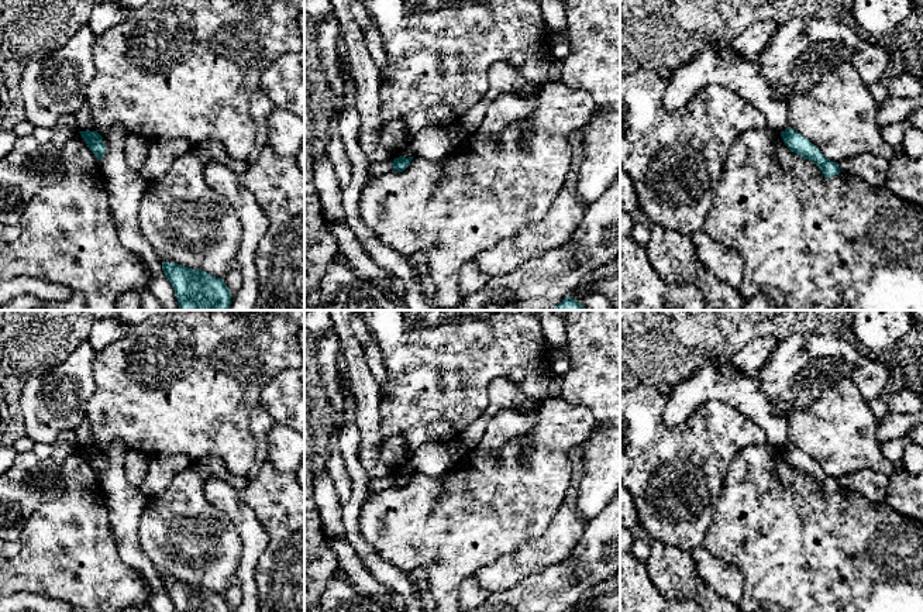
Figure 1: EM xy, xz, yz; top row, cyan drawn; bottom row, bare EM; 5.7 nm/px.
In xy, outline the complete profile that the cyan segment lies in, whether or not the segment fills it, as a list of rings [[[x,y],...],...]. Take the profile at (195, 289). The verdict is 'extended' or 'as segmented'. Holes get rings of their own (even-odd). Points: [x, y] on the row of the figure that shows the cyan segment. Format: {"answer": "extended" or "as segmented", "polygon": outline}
{"answer": "as segmented", "polygon": [[[162,262],[162,271],[173,286],[179,310],[230,309],[233,295],[224,279],[173,262]]]}

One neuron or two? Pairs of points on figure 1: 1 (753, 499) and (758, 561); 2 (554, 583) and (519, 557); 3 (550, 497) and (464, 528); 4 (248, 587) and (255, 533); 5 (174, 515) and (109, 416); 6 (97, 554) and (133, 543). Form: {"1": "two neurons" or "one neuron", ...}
{"1": "one neuron", "2": "two neurons", "3": "one neuron", "4": "one neuron", "5": "two neurons", "6": "two neurons"}

